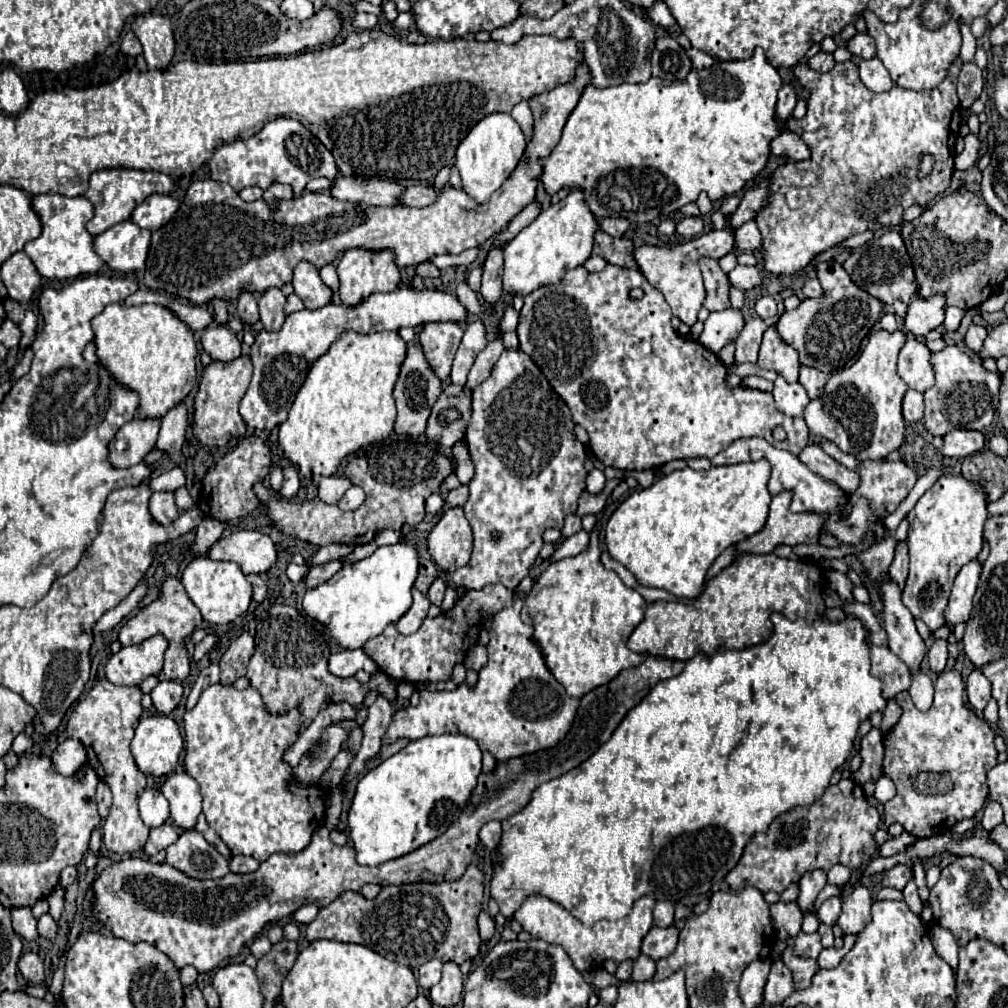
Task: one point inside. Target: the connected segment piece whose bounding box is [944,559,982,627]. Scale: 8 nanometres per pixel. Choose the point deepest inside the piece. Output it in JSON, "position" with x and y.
{"position":[960,604]}

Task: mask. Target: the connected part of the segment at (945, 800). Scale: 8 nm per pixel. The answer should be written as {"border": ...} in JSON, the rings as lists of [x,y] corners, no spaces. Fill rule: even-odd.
{"border":[[[944,671],[934,683],[932,707],[924,713],[914,707],[910,693],[902,691],[894,697],[904,709],[900,721],[884,737],[884,775],[896,785],[896,797],[884,803],[884,825],[900,823],[910,835],[924,839],[932,835],[948,833],[958,821],[974,817],[986,803],[988,785],[986,773],[998,763],[998,751],[994,749],[994,731],[990,725],[964,705],[964,681],[958,671]]]}

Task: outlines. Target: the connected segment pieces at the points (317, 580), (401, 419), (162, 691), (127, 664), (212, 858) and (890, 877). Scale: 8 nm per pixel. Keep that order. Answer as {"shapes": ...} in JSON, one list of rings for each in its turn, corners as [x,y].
{"shapes":[[[[328,561],[328,563],[324,563],[324,565],[314,565],[314,567],[308,571],[304,583],[306,583],[308,589],[314,589],[314,587],[318,587],[320,583],[328,581],[328,579],[330,579],[336,571],[340,571],[340,569],[342,569],[342,561]]],[[[420,345],[408,347],[406,361],[402,363],[400,377],[398,377],[396,387],[394,387],[394,401],[396,401],[396,409],[398,409],[394,431],[398,435],[410,435],[410,437],[422,435],[424,429],[426,429],[426,421],[430,417],[432,405],[434,405],[434,401],[438,399],[440,393],[442,393],[442,381],[430,369],[428,361],[424,359],[424,353],[422,353]]],[[[162,679],[154,689],[152,689],[152,703],[158,709],[158,713],[172,713],[176,709],[176,705],[182,699],[182,683],[180,681],[166,681]]],[[[160,633],[138,645],[124,647],[106,663],[106,677],[116,685],[138,685],[148,675],[160,673],[166,649],[168,641]]],[[[186,829],[168,849],[166,863],[194,879],[218,879],[230,873],[228,861],[196,829]]],[[[898,863],[898,865],[894,865],[890,871],[886,871],[882,885],[884,885],[884,887],[904,889],[904,887],[906,887],[906,881],[910,881],[910,877],[912,877],[912,867]]]]}

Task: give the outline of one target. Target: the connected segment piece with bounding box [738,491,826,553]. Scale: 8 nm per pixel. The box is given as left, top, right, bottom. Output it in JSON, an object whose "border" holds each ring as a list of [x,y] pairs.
{"border":[[[790,491],[778,493],[772,497],[766,525],[758,533],[754,533],[754,537],[740,541],[738,553],[772,553],[772,549],[780,543],[786,543],[790,547],[798,545],[798,543],[816,545],[820,541],[820,533],[822,533],[824,523],[826,523],[826,517],[822,517],[822,513],[790,513]]]}

